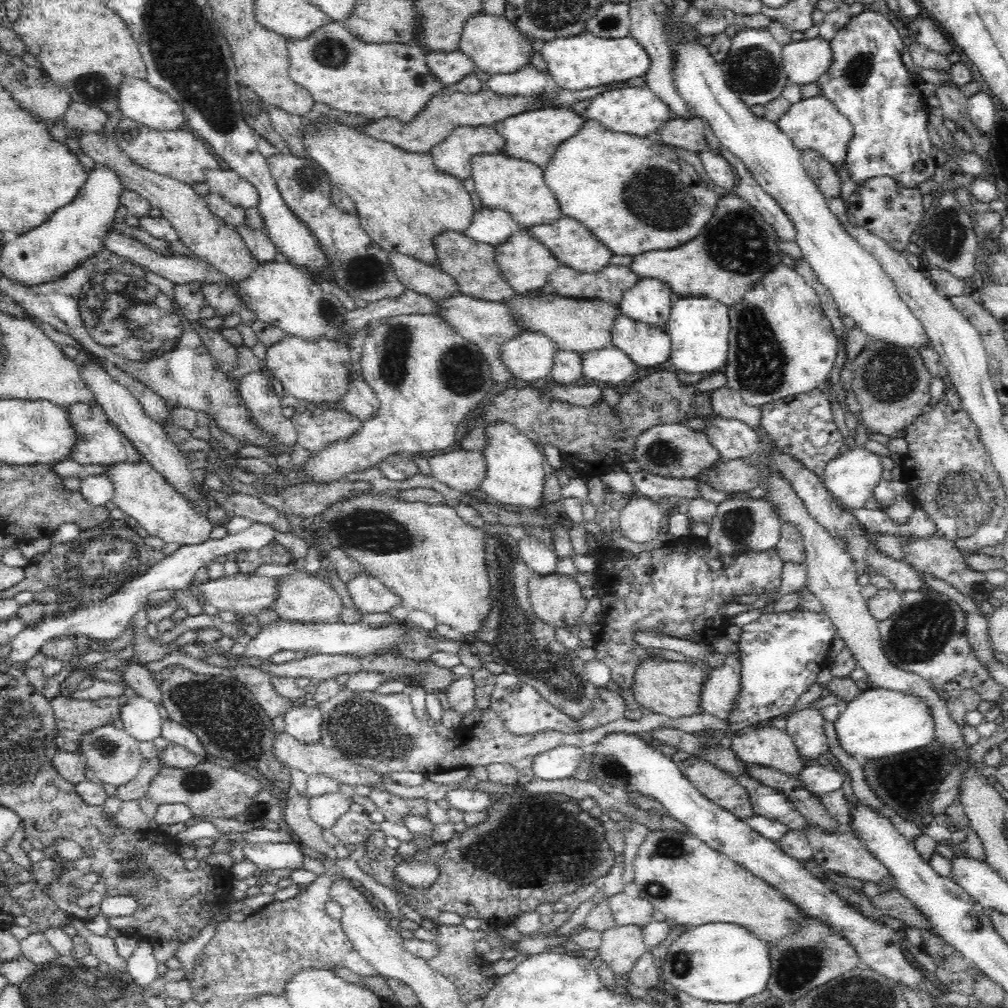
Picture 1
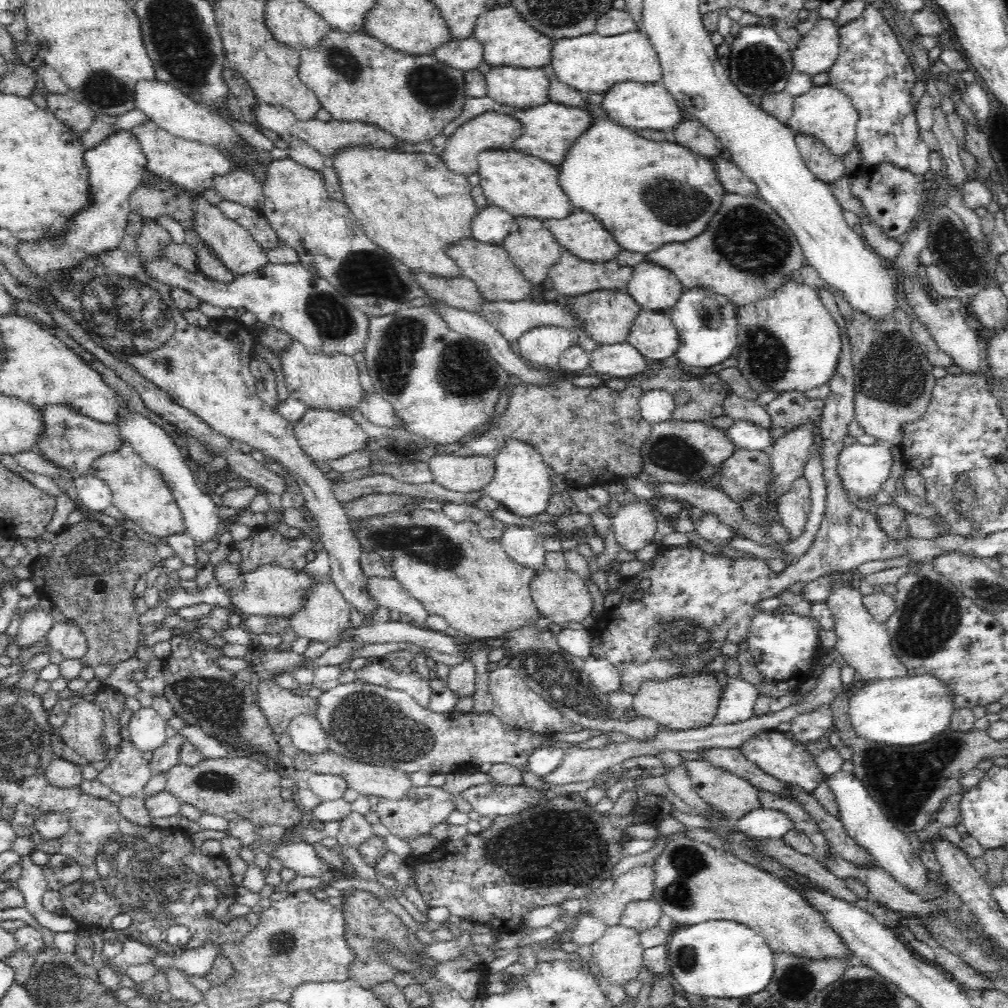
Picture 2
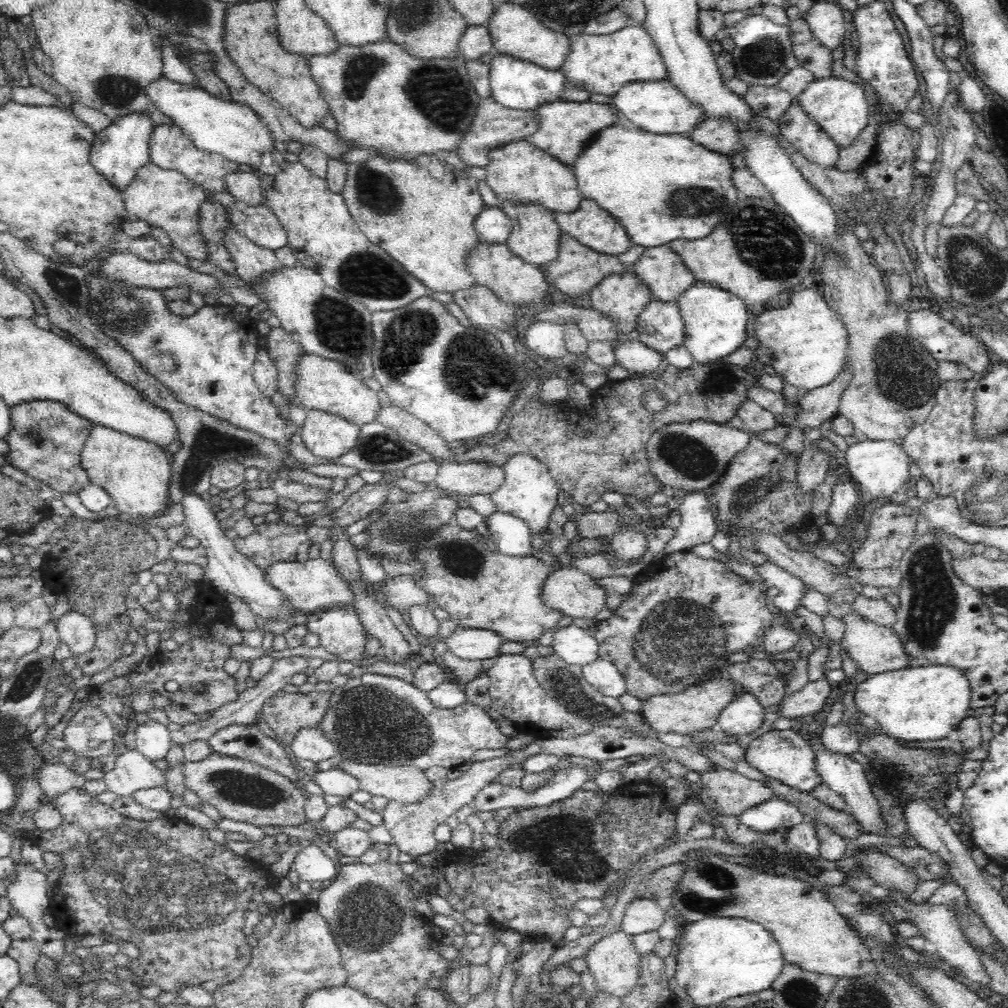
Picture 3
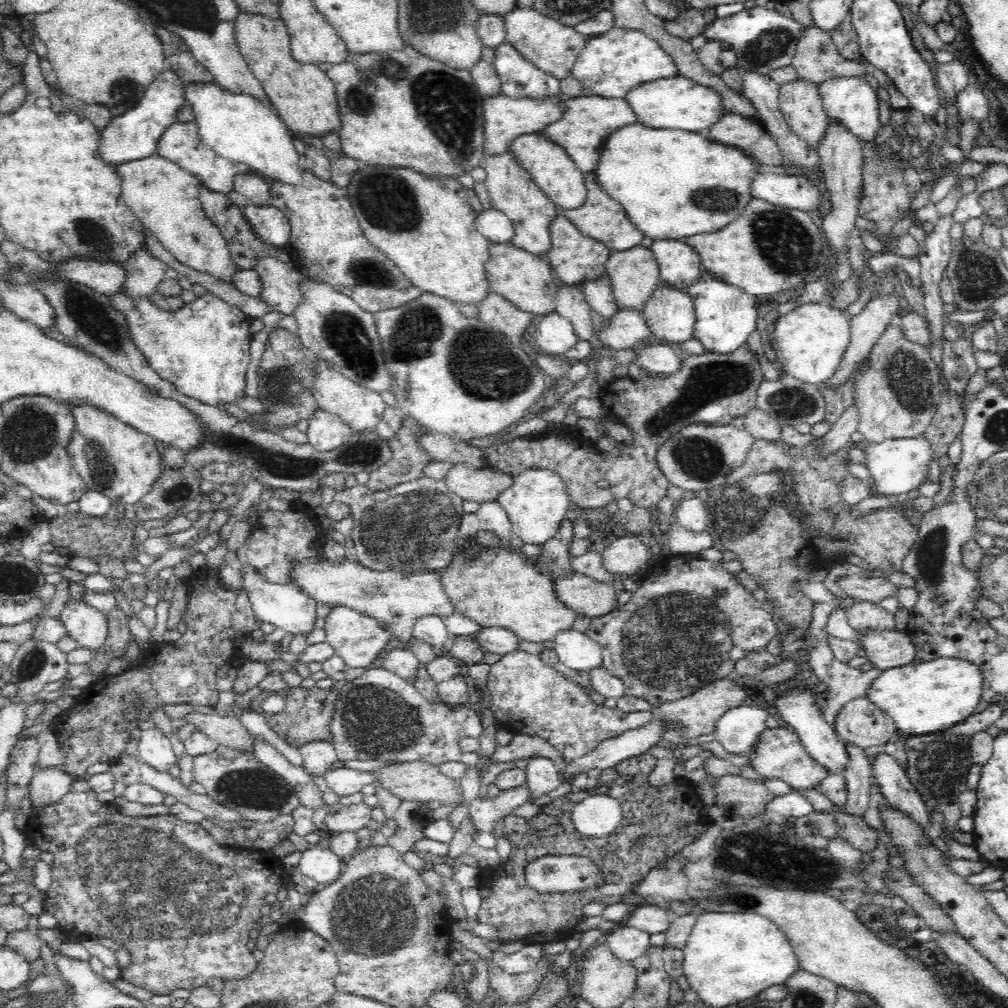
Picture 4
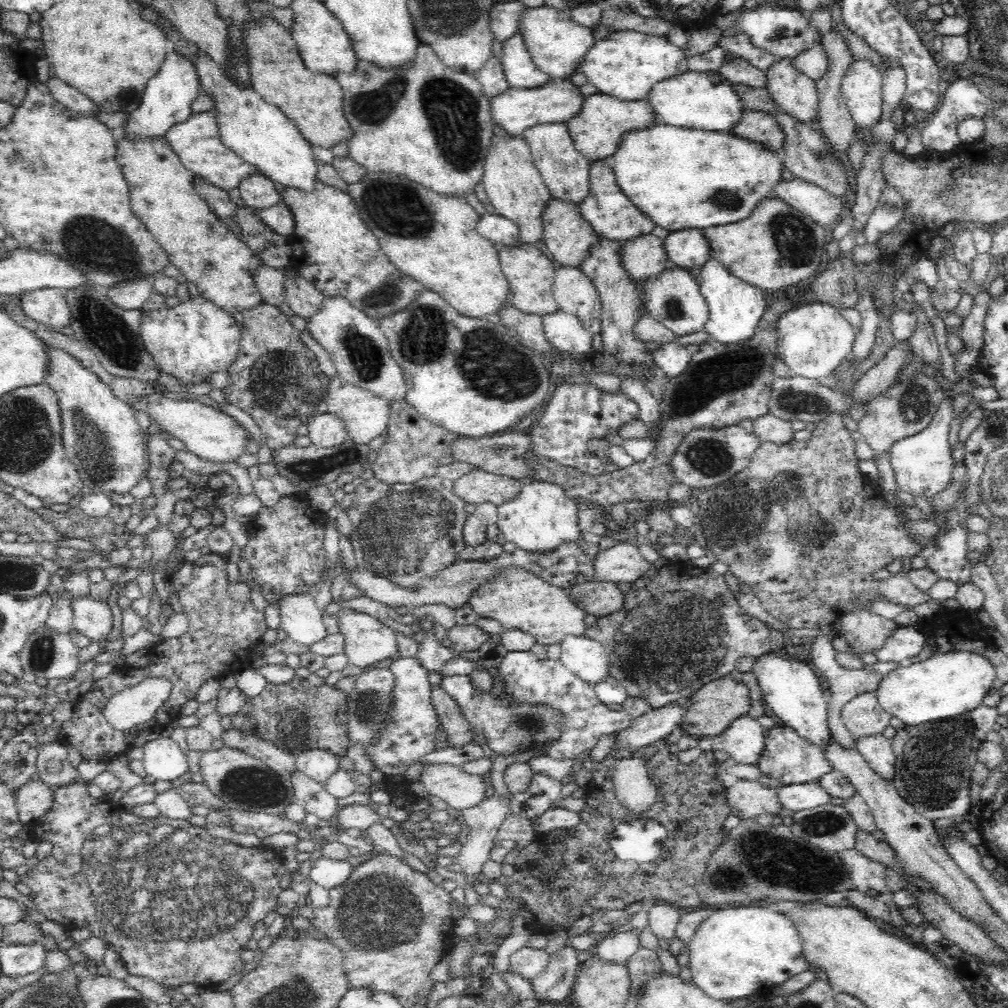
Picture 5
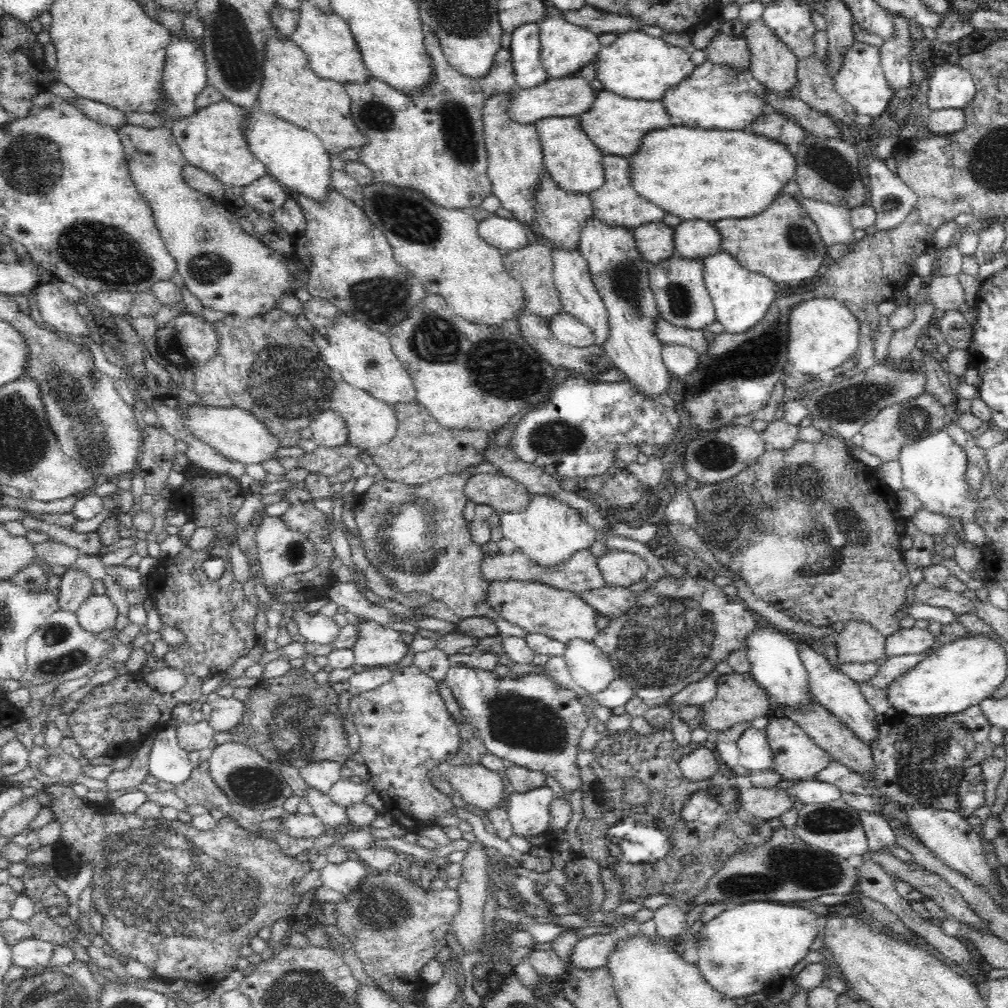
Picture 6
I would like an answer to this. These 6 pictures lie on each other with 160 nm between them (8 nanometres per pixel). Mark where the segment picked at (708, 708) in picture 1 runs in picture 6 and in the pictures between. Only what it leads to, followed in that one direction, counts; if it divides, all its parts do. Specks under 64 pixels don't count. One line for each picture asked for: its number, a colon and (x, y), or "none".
2: (736, 704)
3: (745, 713)
4: (737, 730)
5: (743, 739)
6: (754, 750)

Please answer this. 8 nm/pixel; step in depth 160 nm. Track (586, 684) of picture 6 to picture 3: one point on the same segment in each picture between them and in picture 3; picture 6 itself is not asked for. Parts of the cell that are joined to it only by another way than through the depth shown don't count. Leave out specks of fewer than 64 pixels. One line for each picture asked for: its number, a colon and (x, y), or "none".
3: (574, 645)
4: (577, 652)
5: (585, 658)

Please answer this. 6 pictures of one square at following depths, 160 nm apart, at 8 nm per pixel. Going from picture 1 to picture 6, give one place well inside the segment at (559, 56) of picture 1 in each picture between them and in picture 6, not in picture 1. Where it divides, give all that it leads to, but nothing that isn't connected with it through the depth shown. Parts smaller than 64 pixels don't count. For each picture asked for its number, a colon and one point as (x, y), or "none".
2: (589, 63)
3: (600, 64)
4: (611, 63)
5: (626, 64)
6: (636, 65)

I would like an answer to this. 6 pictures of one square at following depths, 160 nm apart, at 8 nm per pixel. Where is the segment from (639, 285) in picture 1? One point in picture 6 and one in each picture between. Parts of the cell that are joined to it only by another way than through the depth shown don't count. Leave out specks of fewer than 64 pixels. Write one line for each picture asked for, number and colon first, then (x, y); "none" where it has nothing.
2: (653, 288)
3: (658, 269)
4: (679, 267)
5: (688, 250)
6: (693, 239)

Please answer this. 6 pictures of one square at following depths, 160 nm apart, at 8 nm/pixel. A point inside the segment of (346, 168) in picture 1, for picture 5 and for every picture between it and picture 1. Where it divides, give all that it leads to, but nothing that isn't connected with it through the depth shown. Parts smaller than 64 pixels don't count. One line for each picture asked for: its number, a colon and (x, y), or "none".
2: (408, 203)
3: (421, 211)
4: (424, 224)
5: (432, 238)

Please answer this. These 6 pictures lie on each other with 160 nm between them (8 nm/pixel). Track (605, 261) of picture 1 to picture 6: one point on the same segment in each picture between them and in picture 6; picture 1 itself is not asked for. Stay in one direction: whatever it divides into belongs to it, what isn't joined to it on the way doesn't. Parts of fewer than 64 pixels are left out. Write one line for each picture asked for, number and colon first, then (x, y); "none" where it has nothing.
2: (580, 233)
3: (590, 225)
4: (601, 218)
5: (610, 214)
6: (616, 204)

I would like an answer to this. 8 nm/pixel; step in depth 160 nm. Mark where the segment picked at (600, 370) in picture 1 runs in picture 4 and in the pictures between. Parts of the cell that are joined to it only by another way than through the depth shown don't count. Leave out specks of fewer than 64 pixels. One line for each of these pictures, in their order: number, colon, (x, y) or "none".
2: (622, 360)
3: (633, 355)
4: (659, 360)

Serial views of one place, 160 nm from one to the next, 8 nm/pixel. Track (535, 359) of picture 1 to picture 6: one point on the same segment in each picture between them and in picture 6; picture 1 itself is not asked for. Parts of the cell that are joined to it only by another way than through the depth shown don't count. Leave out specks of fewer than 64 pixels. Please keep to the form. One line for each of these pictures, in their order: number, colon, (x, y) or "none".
2: (544, 345)
3: (546, 338)
4: (554, 335)
5: (563, 330)
6: (566, 328)

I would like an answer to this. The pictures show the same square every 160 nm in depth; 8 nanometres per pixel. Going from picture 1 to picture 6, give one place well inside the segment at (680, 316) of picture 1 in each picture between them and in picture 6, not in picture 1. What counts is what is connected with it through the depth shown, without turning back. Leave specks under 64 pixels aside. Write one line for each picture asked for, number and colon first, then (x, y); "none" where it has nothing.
2: (707, 325)
3: (715, 321)
4: (725, 316)
5: (735, 309)
6: (740, 298)

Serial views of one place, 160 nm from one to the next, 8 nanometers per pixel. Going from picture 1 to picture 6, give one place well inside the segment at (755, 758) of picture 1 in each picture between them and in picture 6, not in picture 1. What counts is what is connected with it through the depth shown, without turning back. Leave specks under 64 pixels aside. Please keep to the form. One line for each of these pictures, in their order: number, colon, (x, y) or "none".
2: (779, 754)
3: (783, 755)
4: (778, 754)
5: (786, 756)
6: (795, 756)

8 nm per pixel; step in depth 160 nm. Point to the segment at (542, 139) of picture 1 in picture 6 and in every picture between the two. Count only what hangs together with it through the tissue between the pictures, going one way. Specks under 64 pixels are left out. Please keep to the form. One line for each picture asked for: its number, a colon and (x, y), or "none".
2: (547, 130)
3: (564, 127)
4: (585, 122)
5: (597, 128)
6: (615, 125)

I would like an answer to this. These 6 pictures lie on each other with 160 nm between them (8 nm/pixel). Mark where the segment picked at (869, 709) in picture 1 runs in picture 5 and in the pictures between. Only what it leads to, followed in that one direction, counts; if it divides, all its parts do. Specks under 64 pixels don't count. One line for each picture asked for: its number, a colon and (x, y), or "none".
2: (906, 711)
3: (923, 704)
4: (921, 698)
5: (945, 686)

